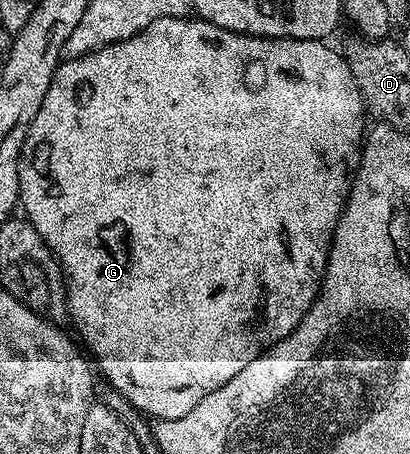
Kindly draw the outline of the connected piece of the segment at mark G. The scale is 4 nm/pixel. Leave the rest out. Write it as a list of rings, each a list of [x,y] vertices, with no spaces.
[[[180,16],[153,20],[153,24],[149,24],[133,36],[120,42],[111,42],[107,46],[99,47],[98,50],[90,50],[88,54],[68,57],[60,61],[59,67],[55,69],[55,75],[49,84],[49,92],[45,92],[45,100],[41,100],[41,108],[37,116],[33,116],[33,124],[25,136],[25,144],[21,144],[17,168],[19,206],[27,221],[31,223],[31,227],[38,232],[41,240],[45,240],[45,244],[59,261],[63,281],[67,284],[67,313],[70,321],[75,321],[76,332],[83,337],[82,345],[84,347],[87,345],[91,349],[90,357],[98,373],[100,375],[103,373],[107,377],[106,385],[110,389],[128,398],[132,406],[148,419],[180,418],[185,416],[185,412],[197,408],[197,404],[201,404],[201,400],[205,400],[209,392],[217,392],[217,388],[229,384],[229,380],[233,380],[233,376],[237,376],[237,372],[241,372],[241,368],[245,368],[249,360],[257,360],[266,350],[277,345],[289,332],[293,332],[293,328],[301,324],[305,312],[309,312],[309,308],[319,295],[323,284],[323,273],[327,267],[327,257],[331,251],[331,241],[339,218],[343,215],[347,197],[351,194],[351,183],[355,171],[359,169],[365,137],[365,125],[363,126],[365,107],[361,92],[357,88],[357,80],[342,53],[336,47],[334,50],[333,47],[327,45],[331,44],[318,38],[262,38],[256,34],[238,34],[198,16]]]

